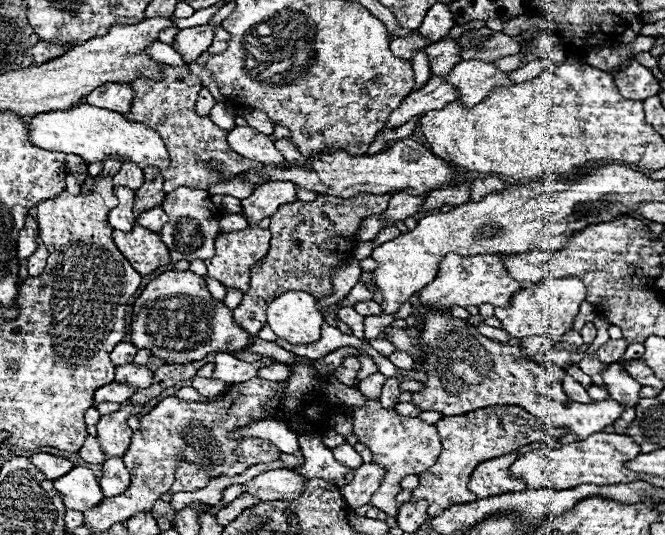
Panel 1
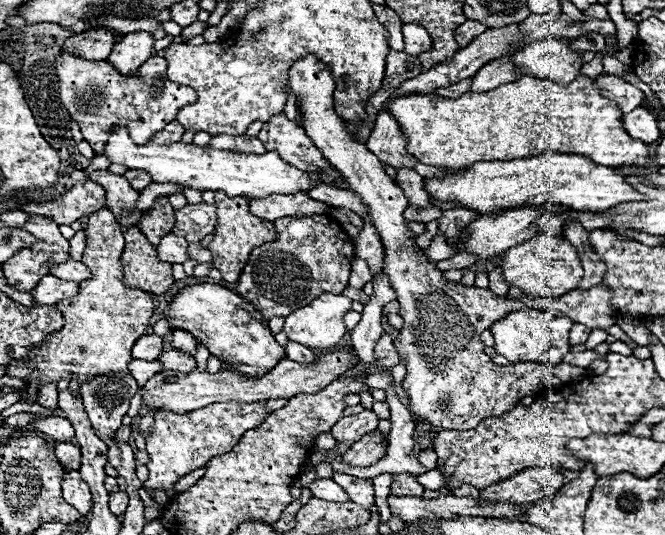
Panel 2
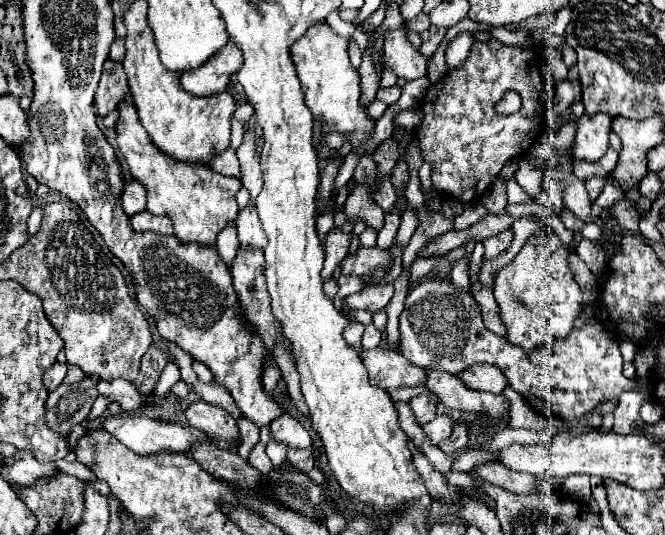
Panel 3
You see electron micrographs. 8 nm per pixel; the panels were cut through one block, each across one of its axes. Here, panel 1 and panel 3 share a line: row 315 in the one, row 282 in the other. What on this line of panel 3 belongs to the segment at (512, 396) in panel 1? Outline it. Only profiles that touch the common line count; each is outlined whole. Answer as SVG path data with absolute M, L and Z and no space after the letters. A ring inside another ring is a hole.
M426 280L410 290L406 308L400 314L400 352L424 370L444 370L450 374L460 374L478 362L494 364L536 411L546 410L548 404L558 404L560 418L578 418L588 414L604 396L620 396L622 390L634 386L634 380L622 374L618 338L600 326L596 322L574 328L568 338L542 344L542 348L534 348L528 354L484 326L480 306L470 292L454 288L450 280Z

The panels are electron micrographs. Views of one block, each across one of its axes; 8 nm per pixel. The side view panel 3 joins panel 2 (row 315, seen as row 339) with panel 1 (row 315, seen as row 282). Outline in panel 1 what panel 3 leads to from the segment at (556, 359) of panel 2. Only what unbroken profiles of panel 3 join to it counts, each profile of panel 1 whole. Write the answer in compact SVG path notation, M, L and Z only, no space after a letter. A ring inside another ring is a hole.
M556 278L544 284L534 284L518 294L514 294L510 308L496 308L494 316L500 320L502 328L510 334L510 338L526 338L526 336L550 336L554 342L572 330L574 318L578 316L580 304L586 300L586 288L578 278Z

